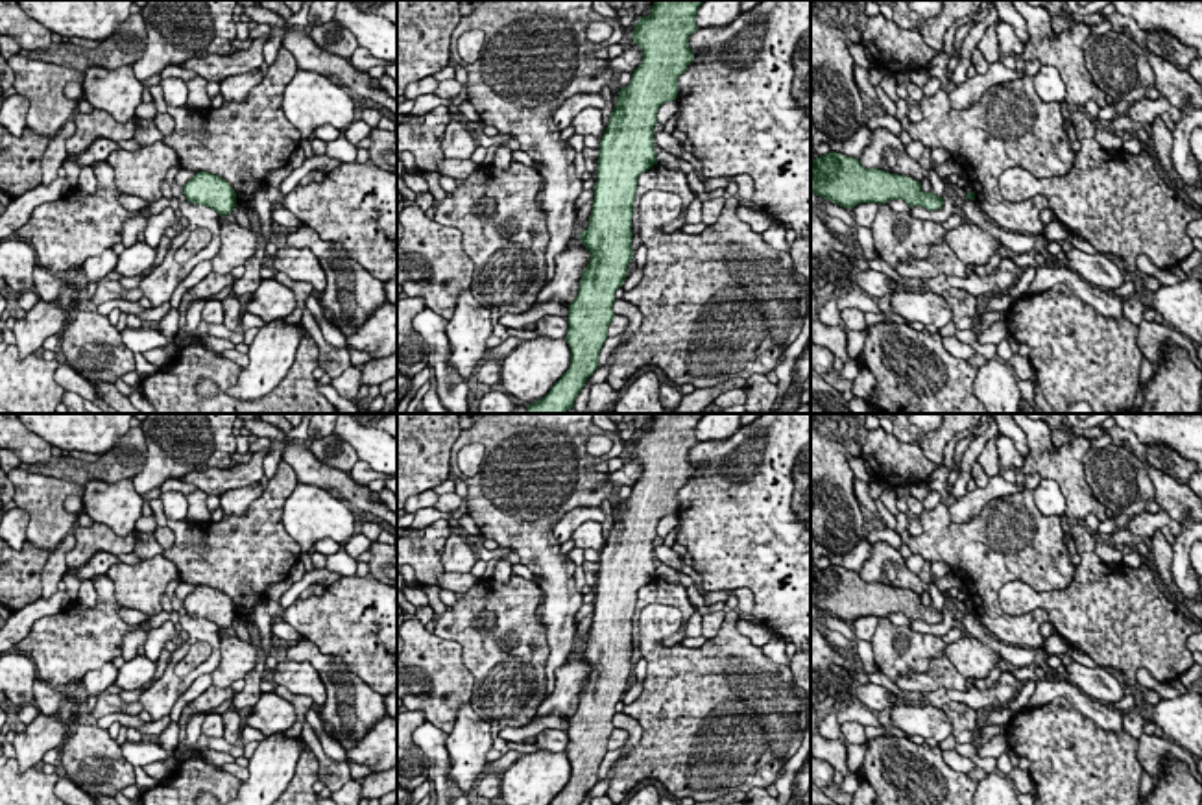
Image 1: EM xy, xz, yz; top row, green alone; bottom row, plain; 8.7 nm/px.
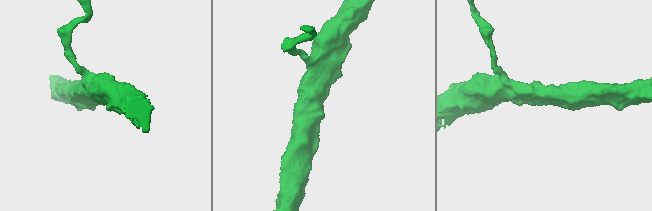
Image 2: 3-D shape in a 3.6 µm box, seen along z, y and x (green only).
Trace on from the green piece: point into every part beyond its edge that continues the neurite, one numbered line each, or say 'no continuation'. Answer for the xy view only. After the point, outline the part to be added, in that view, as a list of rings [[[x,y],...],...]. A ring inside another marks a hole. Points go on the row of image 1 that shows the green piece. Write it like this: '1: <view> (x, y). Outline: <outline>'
no continuation

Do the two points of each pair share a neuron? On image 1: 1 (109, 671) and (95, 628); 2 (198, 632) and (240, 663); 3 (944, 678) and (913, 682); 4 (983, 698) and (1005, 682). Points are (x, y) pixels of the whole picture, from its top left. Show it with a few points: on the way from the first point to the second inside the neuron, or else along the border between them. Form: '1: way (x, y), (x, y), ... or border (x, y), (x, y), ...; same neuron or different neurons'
1: border (109, 661), (91, 669), (82, 680); different neurons
2: border (222, 637), (218, 665), (211, 672); different neurons
3: way (937, 678), (920, 682); same neuron
4: way (988, 698), (999, 687); same neuron

